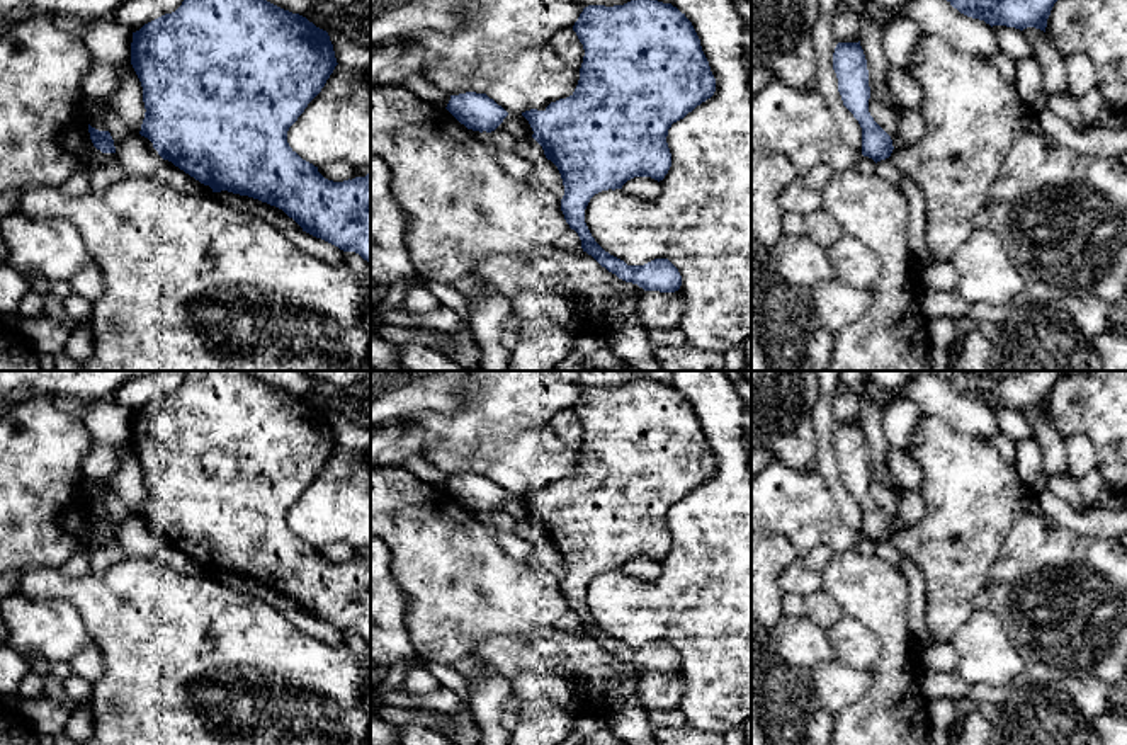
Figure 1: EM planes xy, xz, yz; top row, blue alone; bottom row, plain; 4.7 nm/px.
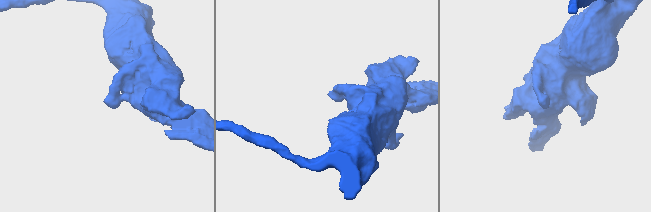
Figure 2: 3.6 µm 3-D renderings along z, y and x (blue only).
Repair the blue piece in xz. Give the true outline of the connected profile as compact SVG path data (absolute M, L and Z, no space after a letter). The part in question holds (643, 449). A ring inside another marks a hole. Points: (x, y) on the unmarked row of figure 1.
M649 379L624 386L588 386L573 407L585 437L575 473L544 492L522 493L532 519L542 527L563 560L561 592L581 621L581 629L602 648L644 672L675 674L682 667L678 650L668 640L627 646L605 633L585 604L590 580L602 572L622 570L634 558L663 561L671 548L668 510L716 473L716 459L692 403L671 384Z

